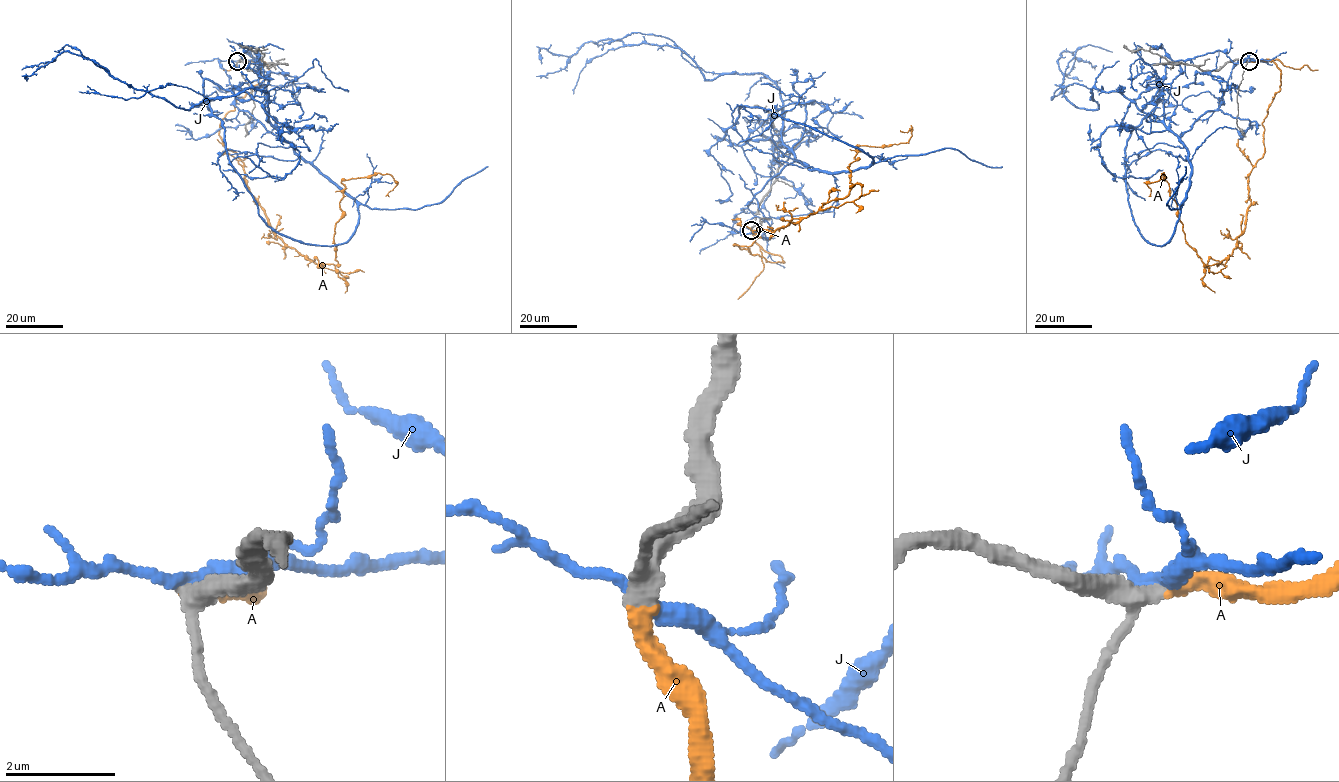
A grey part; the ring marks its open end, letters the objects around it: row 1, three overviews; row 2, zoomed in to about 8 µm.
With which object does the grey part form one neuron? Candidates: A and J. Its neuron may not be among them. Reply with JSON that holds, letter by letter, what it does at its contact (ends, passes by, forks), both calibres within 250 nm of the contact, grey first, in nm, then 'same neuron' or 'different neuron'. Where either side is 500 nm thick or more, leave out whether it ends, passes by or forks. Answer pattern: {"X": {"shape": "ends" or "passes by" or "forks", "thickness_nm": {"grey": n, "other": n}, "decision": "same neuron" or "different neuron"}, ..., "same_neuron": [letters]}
{"A": {"shape": "ends", "thickness_nm": {"grey": 320, "other": 320}, "decision": "same neuron"}, "J": {"shape": "passes by", "thickness_nm": {"grey": 320, "other": 260}, "decision": "different neuron"}, "same_neuron": ["A"]}

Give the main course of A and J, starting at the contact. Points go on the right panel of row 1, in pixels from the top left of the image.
A: (1248, 61), (1272, 61), (1280, 90), (1232, 253), (1202, 261), (1163, 173), (1149, 196)
J: (1248, 61), (1178, 136), (1116, 92), (1077, 108), (1064, 51), (1082, 81)

